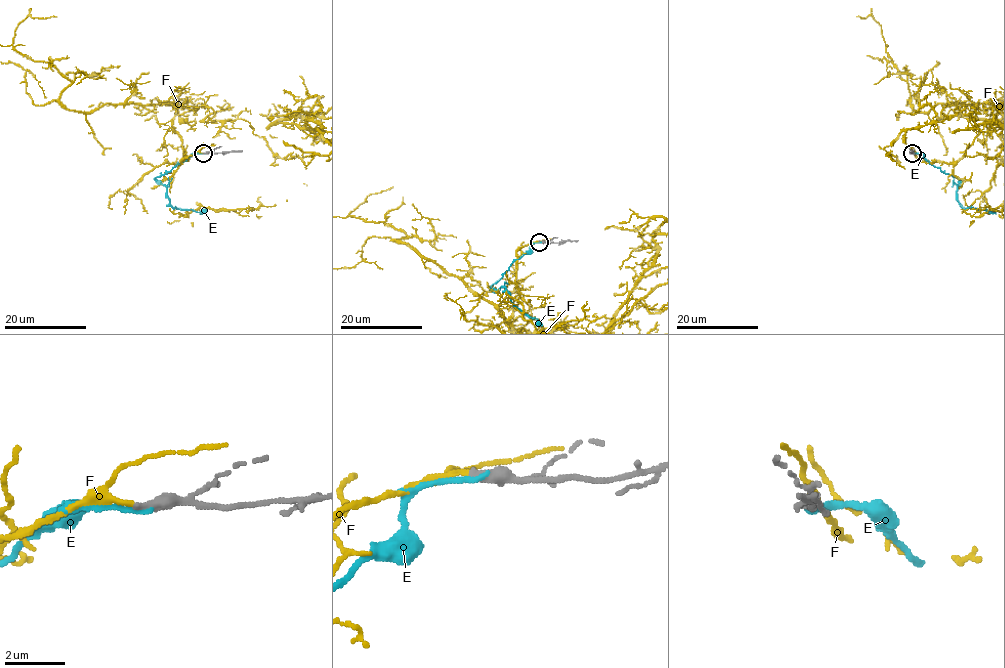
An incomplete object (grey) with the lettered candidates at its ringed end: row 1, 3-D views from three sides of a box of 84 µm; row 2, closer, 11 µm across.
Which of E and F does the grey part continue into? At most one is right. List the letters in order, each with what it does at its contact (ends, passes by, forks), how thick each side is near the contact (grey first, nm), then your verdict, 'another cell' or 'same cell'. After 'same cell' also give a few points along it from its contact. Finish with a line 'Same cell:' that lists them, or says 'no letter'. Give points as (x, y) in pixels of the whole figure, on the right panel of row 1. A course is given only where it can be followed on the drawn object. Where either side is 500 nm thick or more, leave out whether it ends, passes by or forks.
E: it ends | 440/180 nm | another cell
F: it ends | 360/190 nm | same cell
Same cell: F

